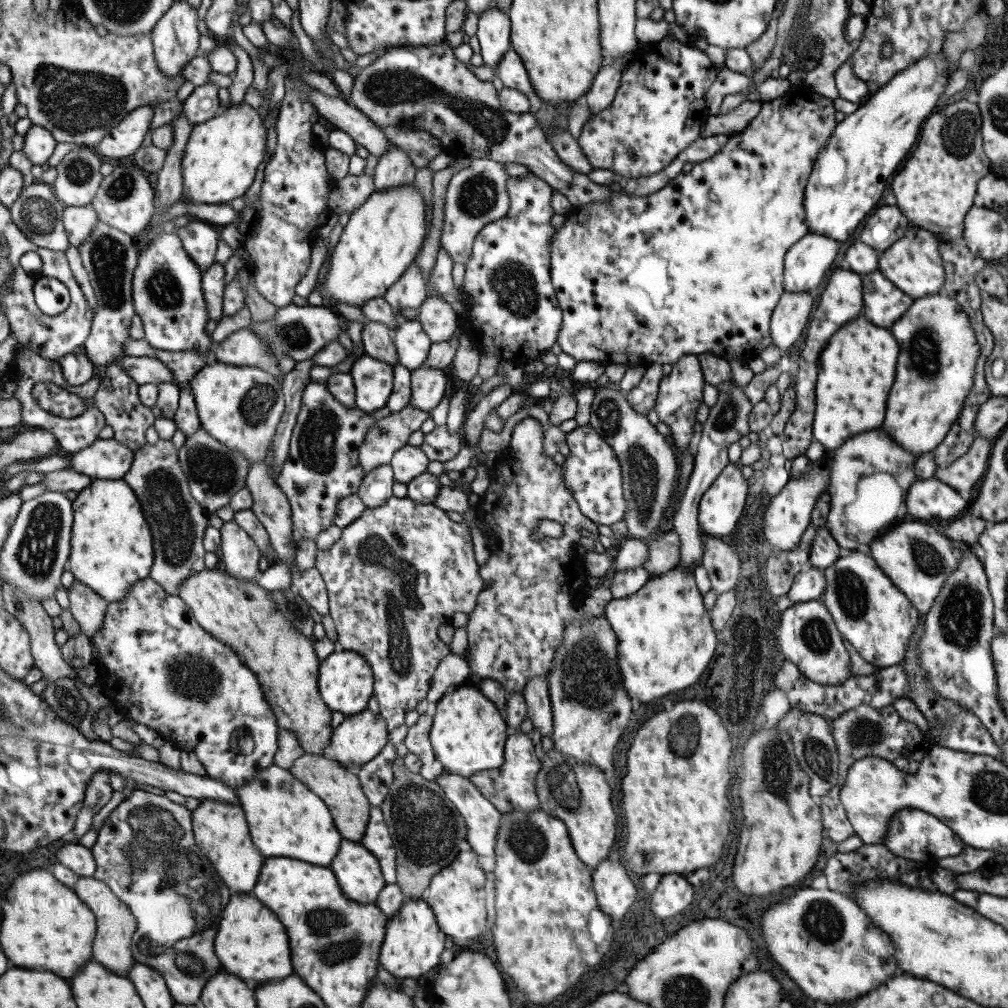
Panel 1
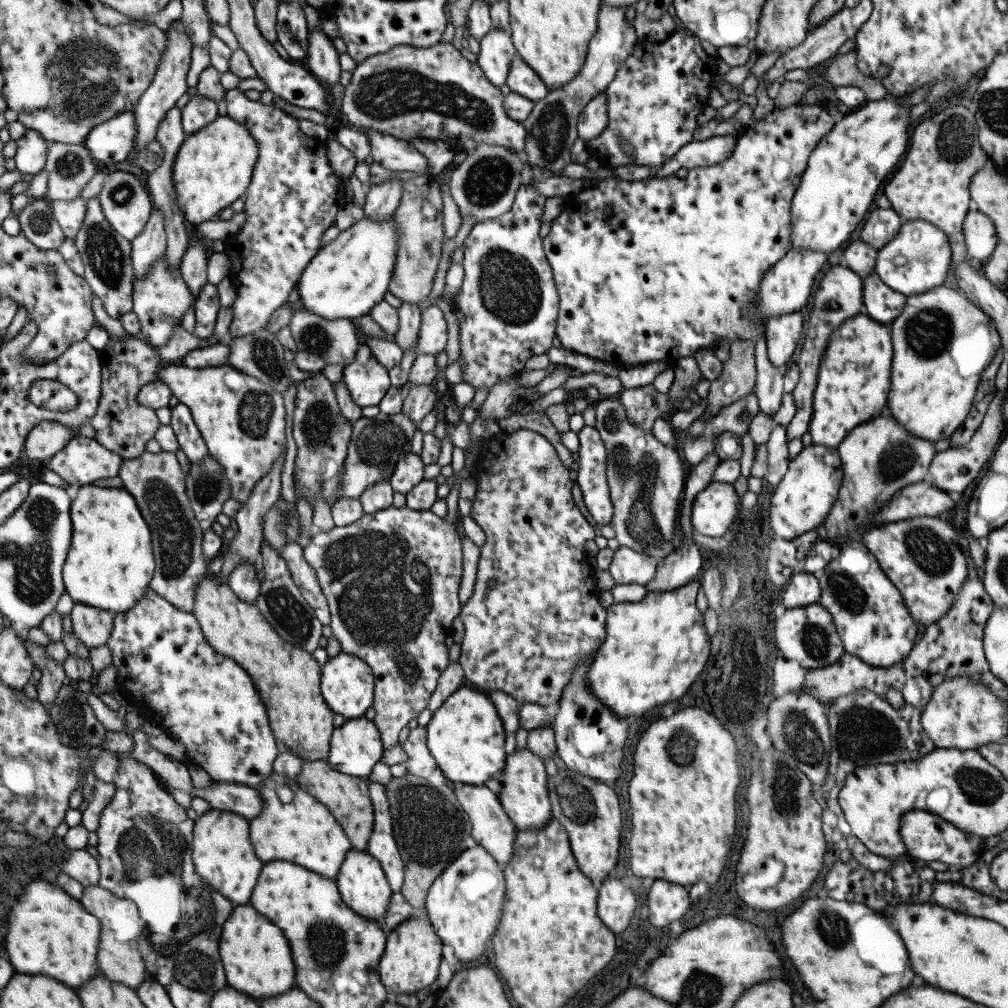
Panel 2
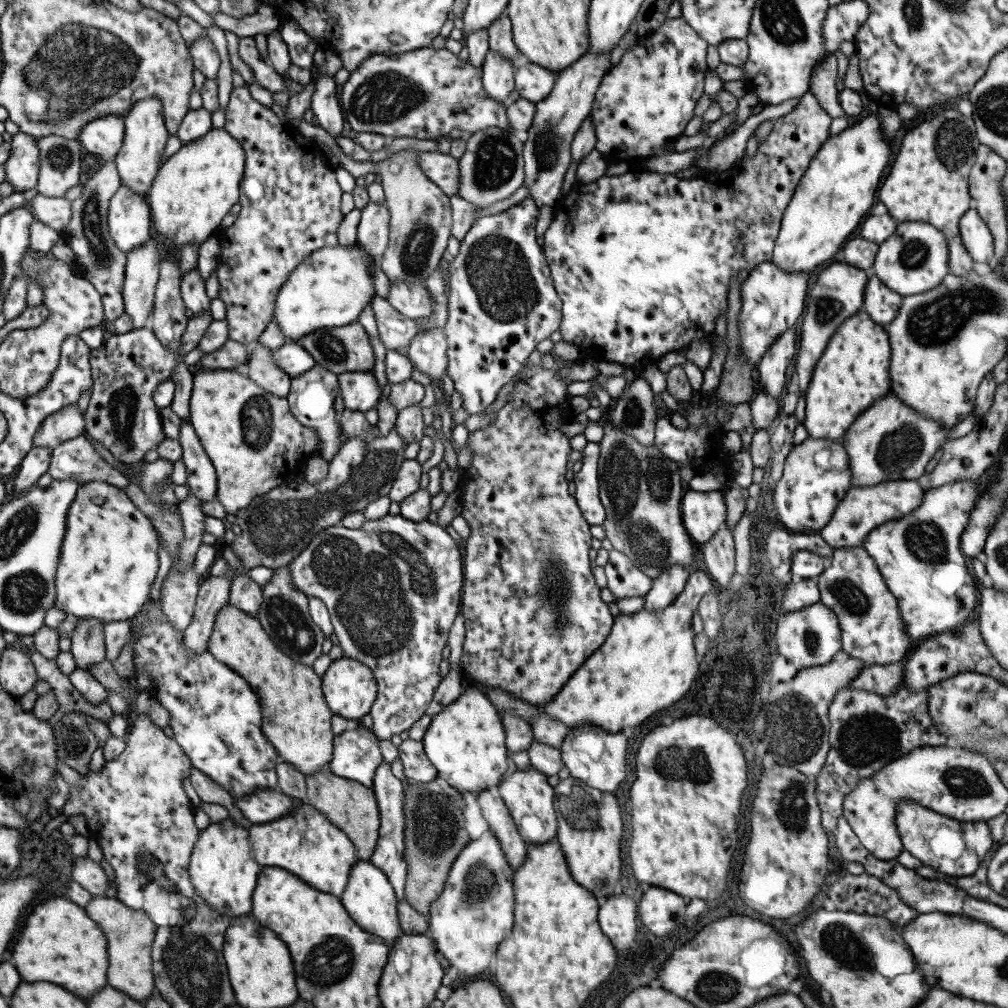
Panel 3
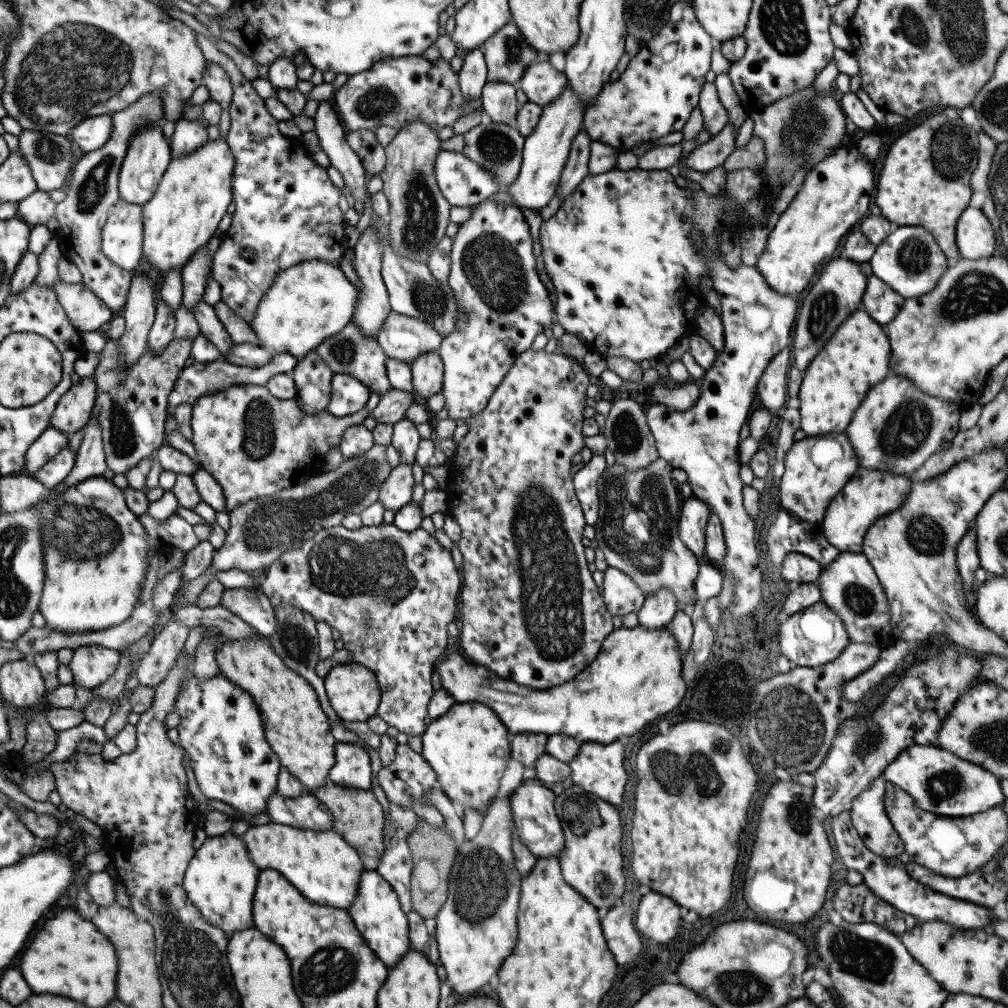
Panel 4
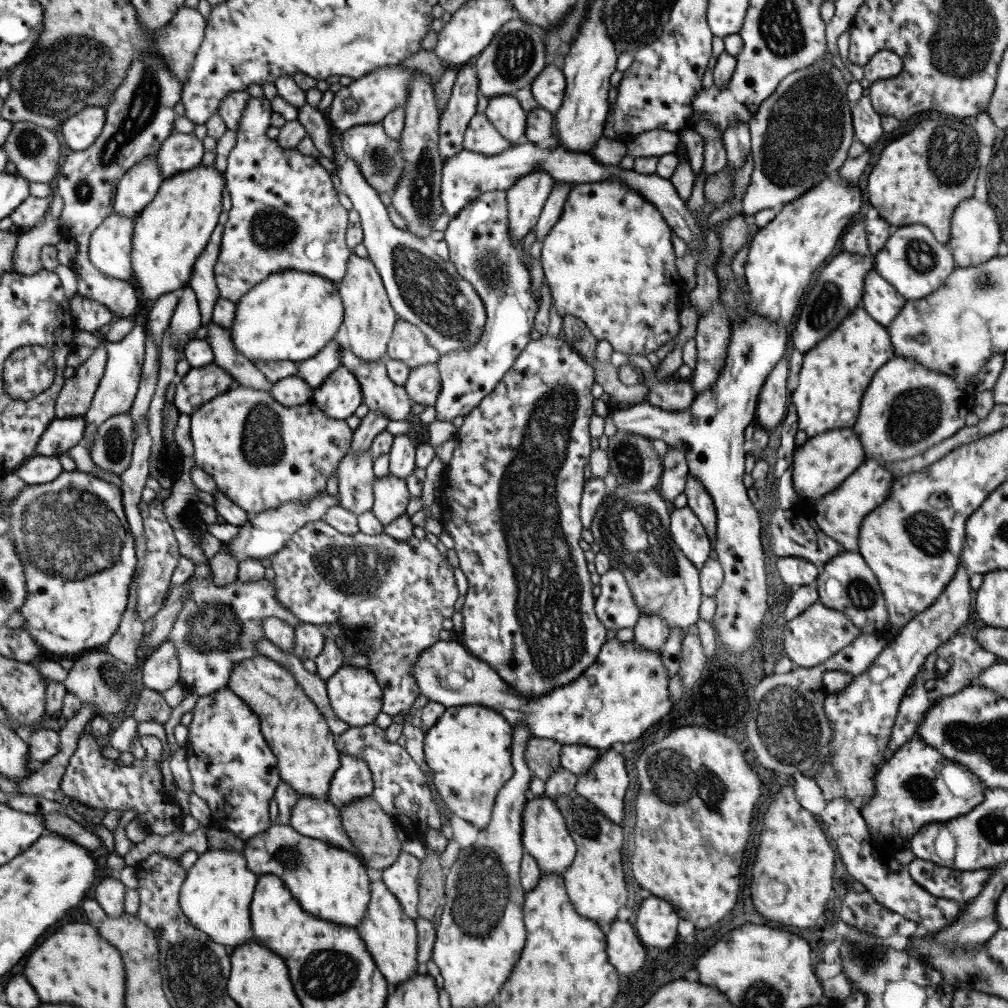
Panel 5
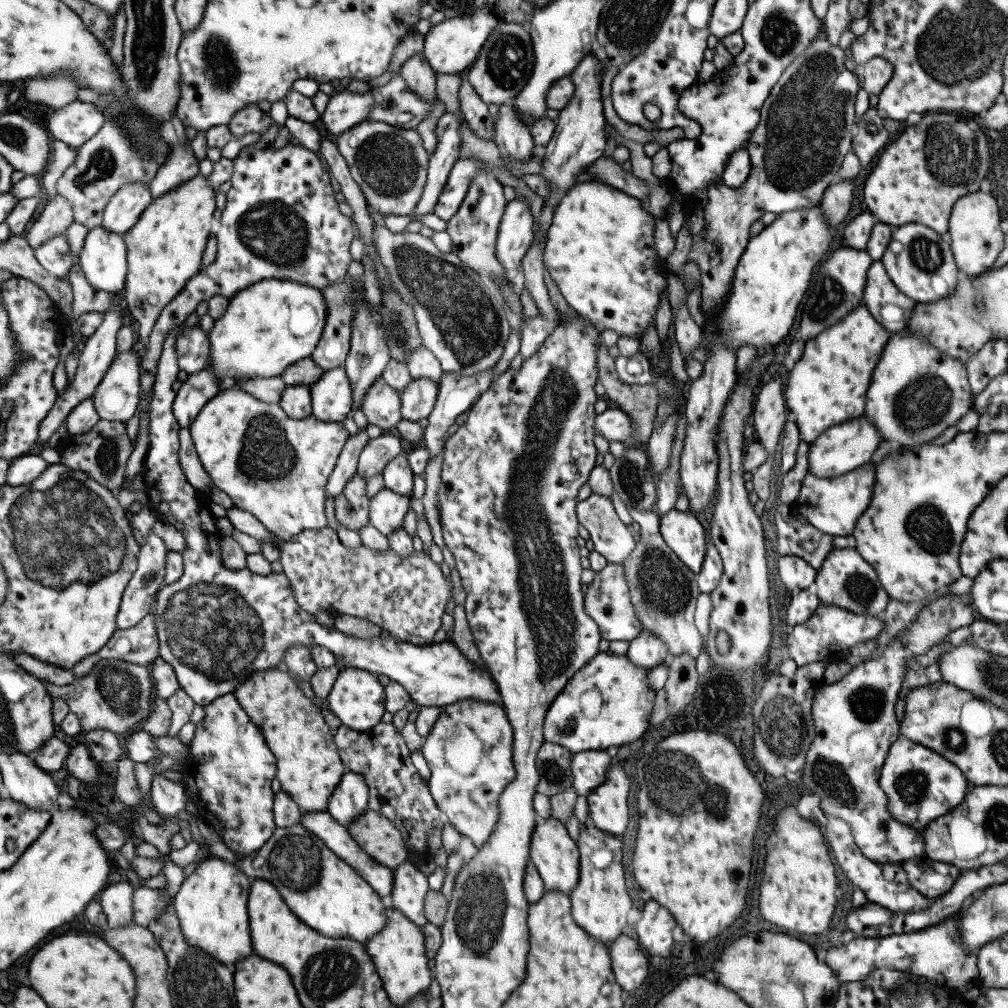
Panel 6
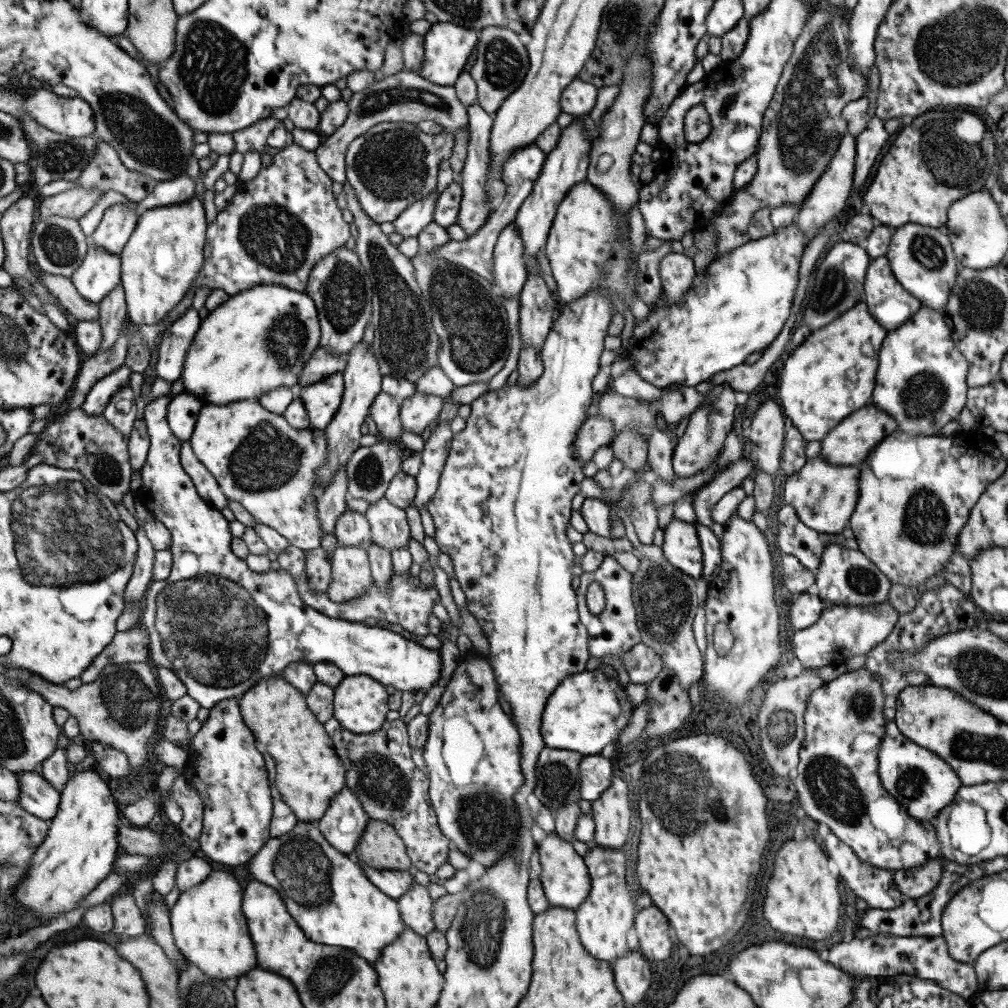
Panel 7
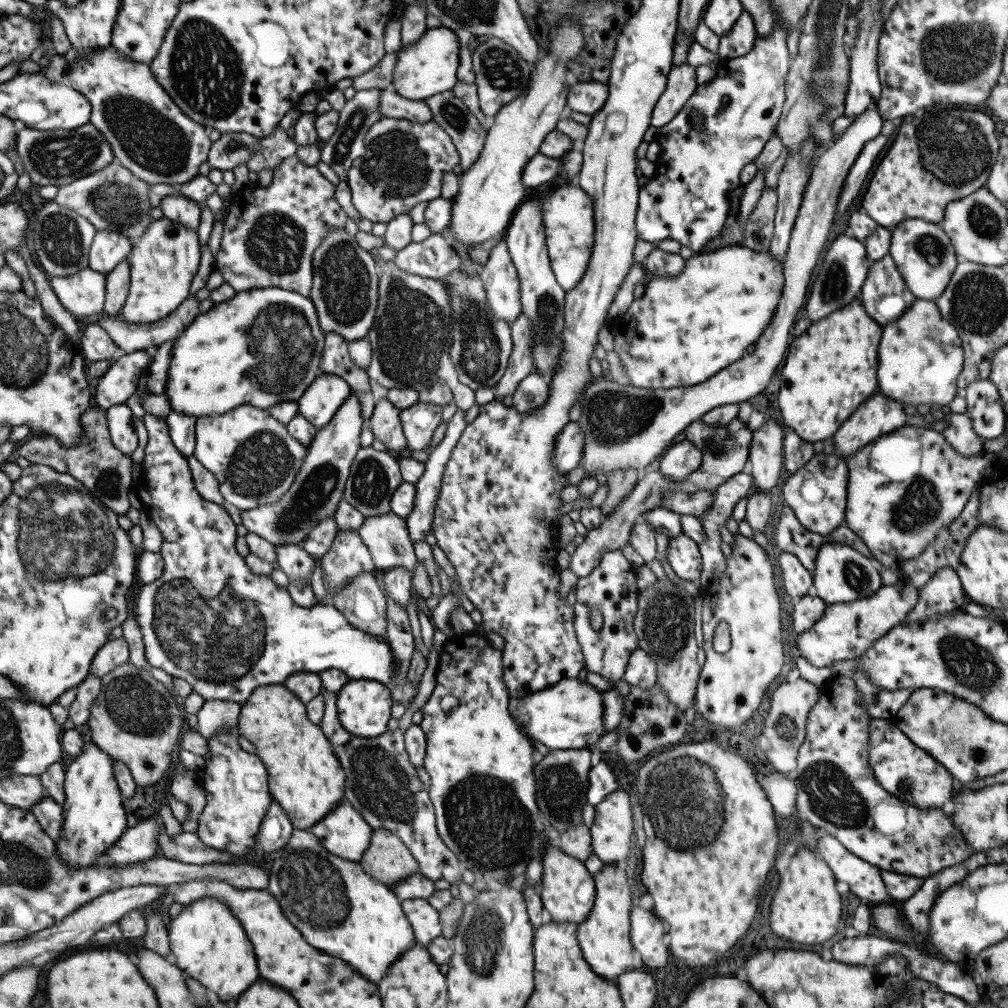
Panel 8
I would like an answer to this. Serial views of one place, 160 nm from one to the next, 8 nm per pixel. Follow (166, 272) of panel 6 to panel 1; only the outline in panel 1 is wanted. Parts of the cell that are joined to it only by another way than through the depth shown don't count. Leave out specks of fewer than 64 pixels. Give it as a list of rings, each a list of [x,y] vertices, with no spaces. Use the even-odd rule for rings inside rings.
[[[240,104],[229,106],[219,116],[211,118],[202,124],[192,126],[187,137],[185,149],[181,156],[182,194],[193,204],[223,204],[237,196],[244,196],[252,185],[253,176],[259,163],[263,160],[265,151],[265,126],[253,108]]]

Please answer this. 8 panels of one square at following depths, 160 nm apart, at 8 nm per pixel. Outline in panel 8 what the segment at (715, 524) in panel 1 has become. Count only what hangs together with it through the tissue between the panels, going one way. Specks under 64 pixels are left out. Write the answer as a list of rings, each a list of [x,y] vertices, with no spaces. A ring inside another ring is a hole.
[[[685,533],[668,539],[666,559],[677,578],[697,583],[701,571],[701,555],[698,544]]]

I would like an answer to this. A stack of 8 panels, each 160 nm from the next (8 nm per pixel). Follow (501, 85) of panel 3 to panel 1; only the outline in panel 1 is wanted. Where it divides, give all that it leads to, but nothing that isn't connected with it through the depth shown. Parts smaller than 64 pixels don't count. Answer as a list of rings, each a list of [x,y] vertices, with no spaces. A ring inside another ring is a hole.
[[[485,7],[476,22],[475,38],[478,40],[482,63],[496,69],[501,56],[510,47],[510,20],[500,9]]]

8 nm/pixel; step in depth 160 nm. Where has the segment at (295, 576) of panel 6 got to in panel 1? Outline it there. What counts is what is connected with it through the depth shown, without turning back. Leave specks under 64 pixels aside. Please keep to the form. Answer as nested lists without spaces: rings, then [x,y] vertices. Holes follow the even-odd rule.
[[[391,495],[382,505],[375,508],[367,508],[359,515],[359,518],[350,522],[347,526],[341,529],[341,536],[327,551],[317,551],[315,553],[315,566],[318,570],[323,584],[325,586],[328,598],[328,614],[332,618],[336,640],[343,651],[356,652],[361,655],[365,662],[372,670],[372,689],[373,696],[379,705],[378,713],[386,722],[388,734],[396,726],[403,724],[403,716],[405,712],[415,709],[417,702],[426,698],[426,692],[429,688],[432,676],[437,666],[437,663],[447,655],[449,647],[442,643],[437,636],[437,629],[443,621],[449,621],[455,612],[464,612],[469,614],[477,604],[477,595],[484,586],[479,574],[477,574],[477,564],[473,559],[473,544],[469,537],[469,529],[467,523],[451,521],[440,508],[437,508],[434,503],[417,504],[411,498],[396,497]],[[388,739],[375,758],[362,764],[355,771],[362,793],[365,795],[370,806],[378,807],[387,794],[389,784],[392,783],[391,763],[395,756],[393,745]]]

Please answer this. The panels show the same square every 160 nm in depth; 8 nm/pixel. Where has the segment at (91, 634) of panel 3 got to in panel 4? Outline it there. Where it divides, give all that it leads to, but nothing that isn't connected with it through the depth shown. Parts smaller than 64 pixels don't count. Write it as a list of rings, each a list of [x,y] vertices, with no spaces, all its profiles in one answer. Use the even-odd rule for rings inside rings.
[[[97,645],[72,649],[72,657],[67,665],[72,672],[73,684],[86,689],[99,686],[113,674],[119,657],[120,654],[116,650]]]

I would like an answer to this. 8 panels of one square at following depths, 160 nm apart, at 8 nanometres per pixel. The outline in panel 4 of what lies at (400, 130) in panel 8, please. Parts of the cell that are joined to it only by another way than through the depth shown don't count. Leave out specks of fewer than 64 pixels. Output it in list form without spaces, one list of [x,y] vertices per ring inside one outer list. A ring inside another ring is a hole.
[[[368,129],[351,131],[345,136],[345,141],[359,158],[365,172],[373,176],[381,174],[386,159],[384,148],[375,139],[375,132]]]

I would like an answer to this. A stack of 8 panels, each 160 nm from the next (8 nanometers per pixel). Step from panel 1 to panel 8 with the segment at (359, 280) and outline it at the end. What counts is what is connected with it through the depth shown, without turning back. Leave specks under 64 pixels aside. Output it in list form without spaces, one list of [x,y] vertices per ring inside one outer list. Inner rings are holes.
[[[275,287],[237,292],[229,298],[229,300],[213,304],[208,311],[199,313],[199,315],[191,321],[191,324],[186,326],[185,330],[175,337],[171,349],[171,360],[169,367],[167,367],[167,380],[164,390],[164,393],[169,399],[170,410],[182,412],[183,414],[191,415],[198,419],[200,416],[220,415],[244,404],[267,410],[272,404],[277,404],[278,402],[296,402],[301,394],[303,394],[303,391],[311,384],[311,381],[320,375],[319,361],[321,360],[323,345],[324,334],[318,327],[316,312],[309,297],[301,296],[289,289]]]

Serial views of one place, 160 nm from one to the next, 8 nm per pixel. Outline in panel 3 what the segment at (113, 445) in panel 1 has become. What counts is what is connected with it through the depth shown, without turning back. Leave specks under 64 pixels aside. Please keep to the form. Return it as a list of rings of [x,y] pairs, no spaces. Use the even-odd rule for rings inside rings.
[[[83,436],[70,438],[50,450],[47,474],[53,482],[76,480],[79,484],[99,481],[125,492],[127,478],[114,469]]]

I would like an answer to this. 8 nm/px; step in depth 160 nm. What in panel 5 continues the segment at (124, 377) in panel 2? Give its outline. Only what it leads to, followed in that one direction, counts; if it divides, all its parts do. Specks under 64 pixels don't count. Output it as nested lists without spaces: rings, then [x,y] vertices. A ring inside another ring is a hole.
[[[127,410],[118,415],[110,416],[105,422],[102,422],[99,428],[97,428],[96,434],[94,434],[94,439],[92,442],[85,444],[85,448],[87,448],[90,459],[95,466],[98,466],[101,470],[118,475],[130,465],[132,446],[135,439],[133,421],[129,410]]]

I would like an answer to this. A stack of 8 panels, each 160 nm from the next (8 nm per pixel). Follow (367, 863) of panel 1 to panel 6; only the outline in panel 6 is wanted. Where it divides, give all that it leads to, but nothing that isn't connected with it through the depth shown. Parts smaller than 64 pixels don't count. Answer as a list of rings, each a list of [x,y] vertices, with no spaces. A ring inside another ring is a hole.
[[[391,905],[385,906],[384,917],[386,918],[384,927],[370,936],[363,945],[366,953],[371,957],[376,973],[382,980],[382,987],[390,1003],[393,1007],[402,1007],[402,1004],[416,994],[423,994],[427,990],[433,970],[429,971],[427,967],[428,958],[425,956],[424,936],[421,928]]]

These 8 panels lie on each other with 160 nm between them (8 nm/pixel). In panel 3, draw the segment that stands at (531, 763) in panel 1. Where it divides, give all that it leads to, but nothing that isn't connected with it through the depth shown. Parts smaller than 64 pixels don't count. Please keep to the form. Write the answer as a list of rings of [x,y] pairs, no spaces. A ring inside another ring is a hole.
[[[535,767],[514,770],[499,781],[499,796],[508,808],[510,817],[519,836],[526,844],[543,844],[556,836],[556,812],[553,810],[554,790],[547,783],[547,777]]]

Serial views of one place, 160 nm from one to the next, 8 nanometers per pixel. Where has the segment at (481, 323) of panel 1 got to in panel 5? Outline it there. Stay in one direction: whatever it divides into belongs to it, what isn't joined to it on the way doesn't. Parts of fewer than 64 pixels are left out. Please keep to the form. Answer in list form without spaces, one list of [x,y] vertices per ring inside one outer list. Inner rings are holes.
[[[487,191],[466,204],[443,230],[443,240],[448,248],[448,260],[454,264],[457,274],[467,281],[483,303],[485,324],[478,341],[472,347],[451,351],[440,355],[435,364],[440,376],[440,391],[434,402],[435,421],[450,422],[455,416],[464,417],[475,408],[481,399],[492,392],[501,377],[513,365],[517,355],[530,341],[529,332],[533,330],[533,316],[537,312],[535,289],[531,287],[529,271],[523,260],[521,243],[512,243],[507,232],[507,207],[504,191]]]

